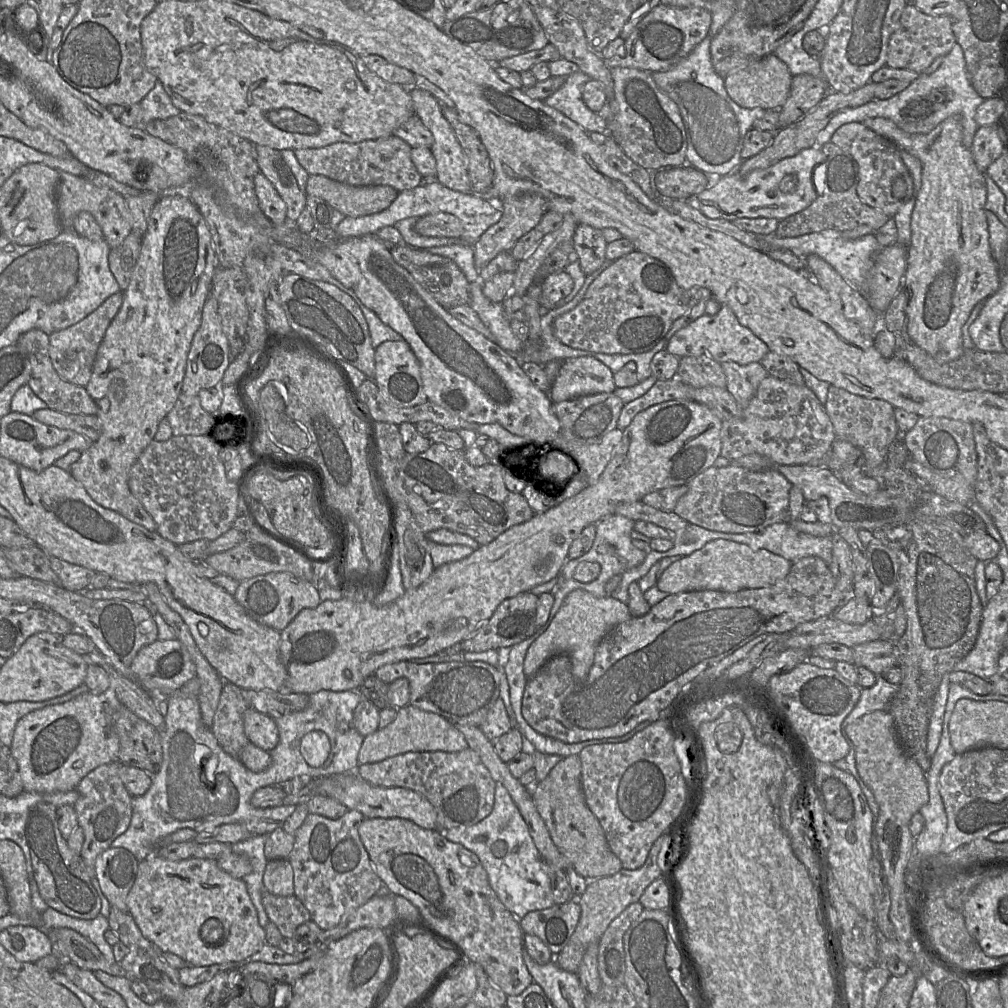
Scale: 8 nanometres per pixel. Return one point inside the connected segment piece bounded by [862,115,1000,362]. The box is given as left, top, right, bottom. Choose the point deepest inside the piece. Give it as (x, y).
(950, 268)

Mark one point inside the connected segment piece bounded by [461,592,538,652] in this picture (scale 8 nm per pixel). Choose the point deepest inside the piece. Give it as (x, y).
(513, 621)

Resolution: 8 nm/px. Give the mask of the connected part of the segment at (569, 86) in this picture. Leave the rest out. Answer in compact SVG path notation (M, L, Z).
M580 70L568 75L564 84L544 103L563 113L587 133L607 133L607 122L602 114L590 110L583 101L583 87L589 80L589 76Z

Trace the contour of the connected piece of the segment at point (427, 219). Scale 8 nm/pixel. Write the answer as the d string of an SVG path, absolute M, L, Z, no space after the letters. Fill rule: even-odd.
M437 212L419 217L414 225L417 233L432 237L459 238L463 234L463 225L451 213Z

